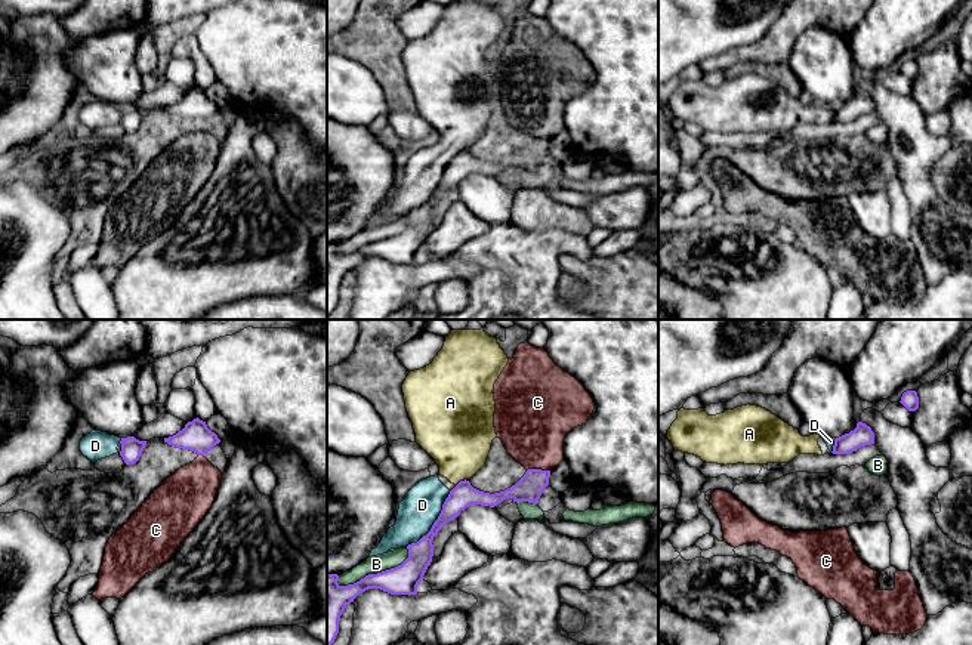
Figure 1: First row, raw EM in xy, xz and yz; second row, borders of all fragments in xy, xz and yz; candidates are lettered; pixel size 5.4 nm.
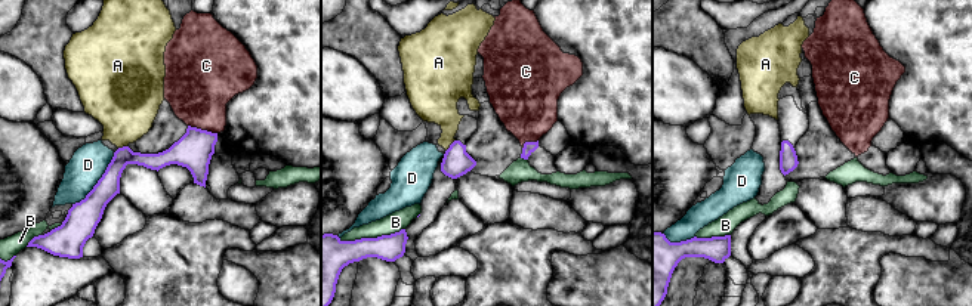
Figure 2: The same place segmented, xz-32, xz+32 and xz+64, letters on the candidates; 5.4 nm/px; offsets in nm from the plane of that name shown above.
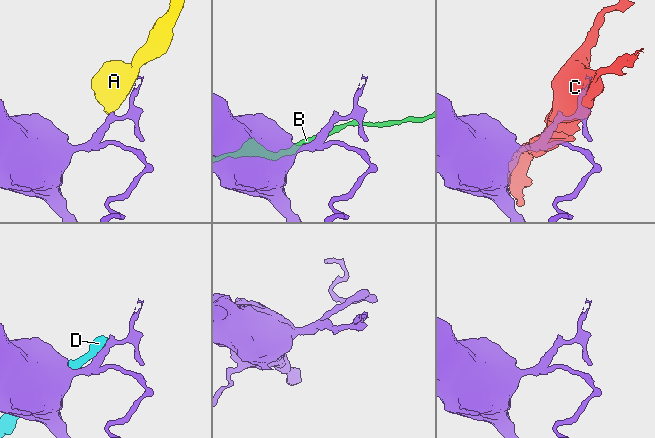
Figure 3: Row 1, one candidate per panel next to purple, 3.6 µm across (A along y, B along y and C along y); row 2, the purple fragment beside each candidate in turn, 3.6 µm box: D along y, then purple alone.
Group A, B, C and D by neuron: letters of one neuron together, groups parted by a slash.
A D / B / C

